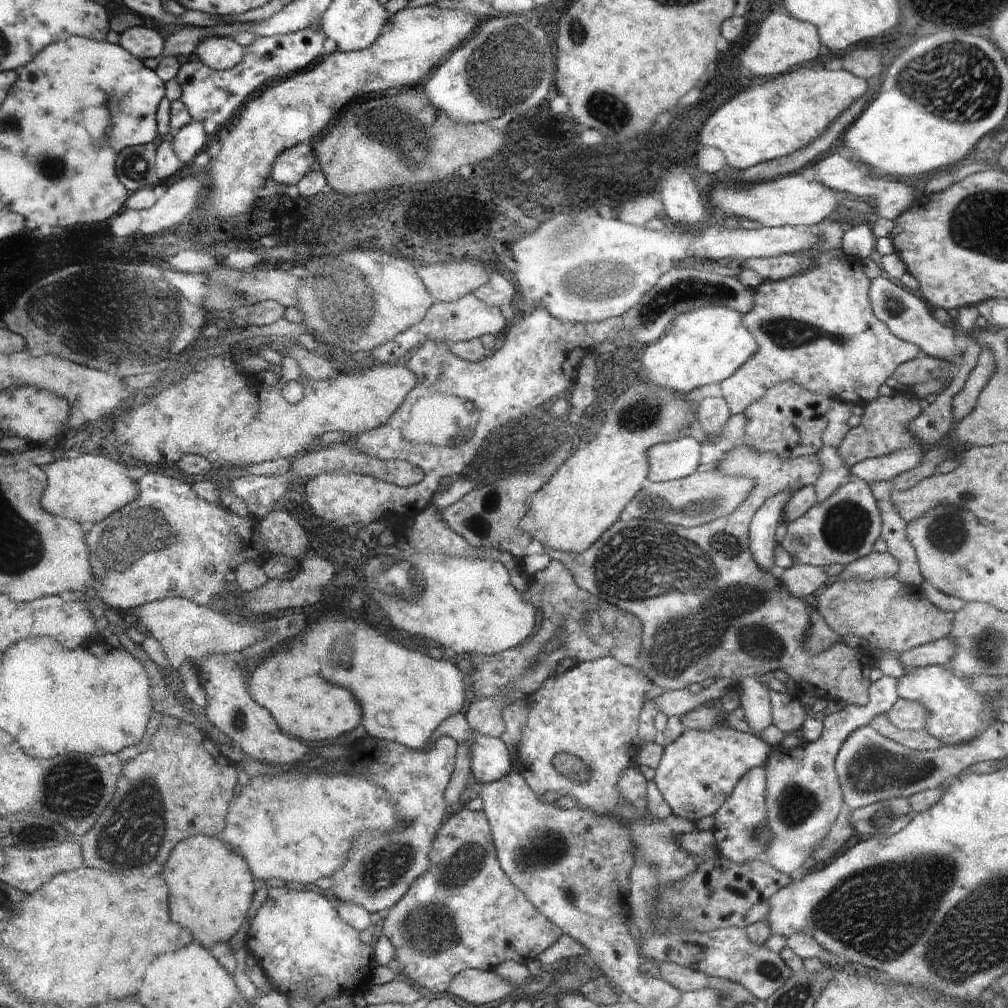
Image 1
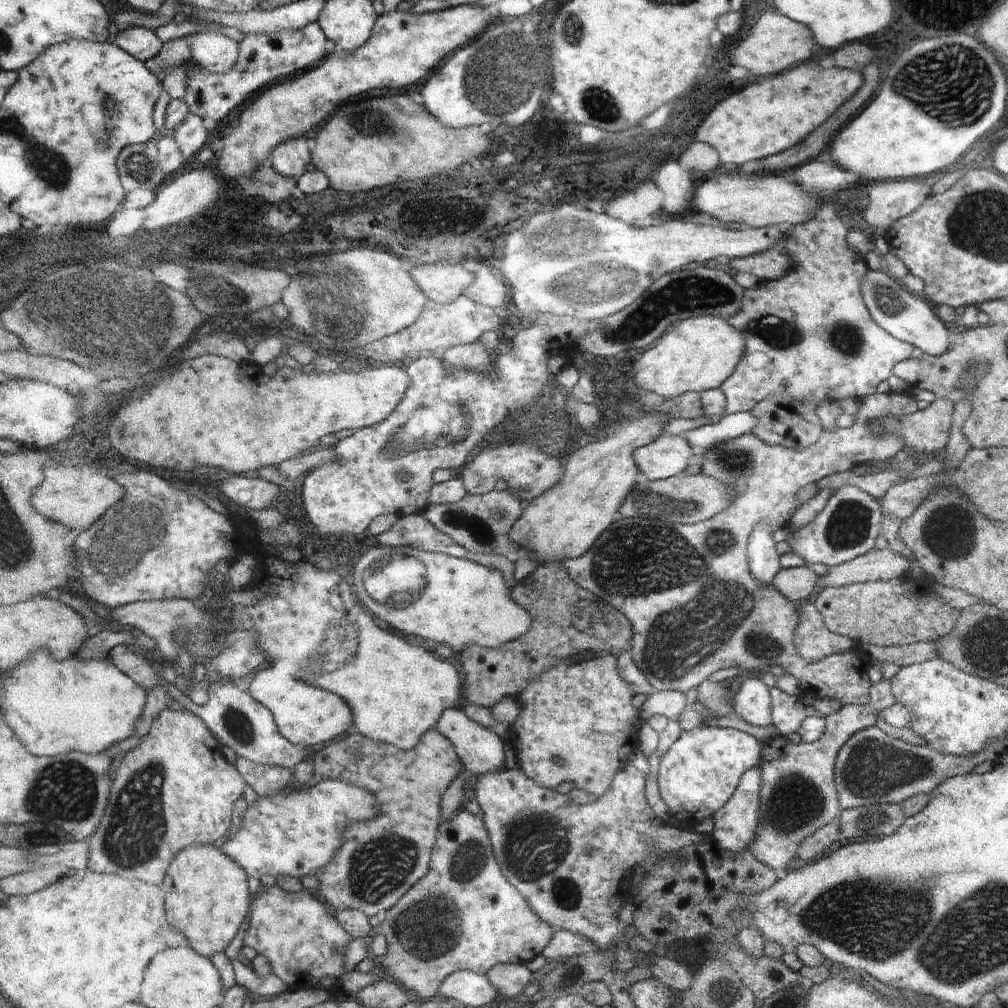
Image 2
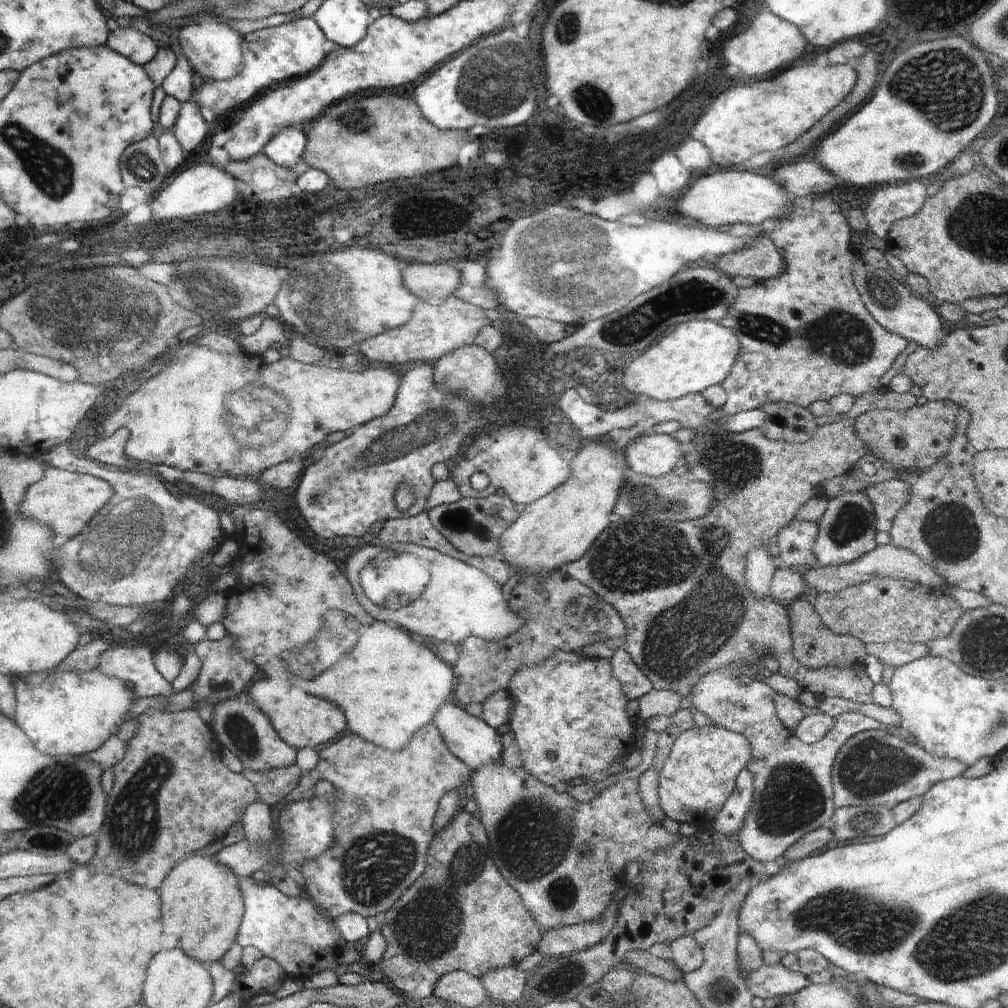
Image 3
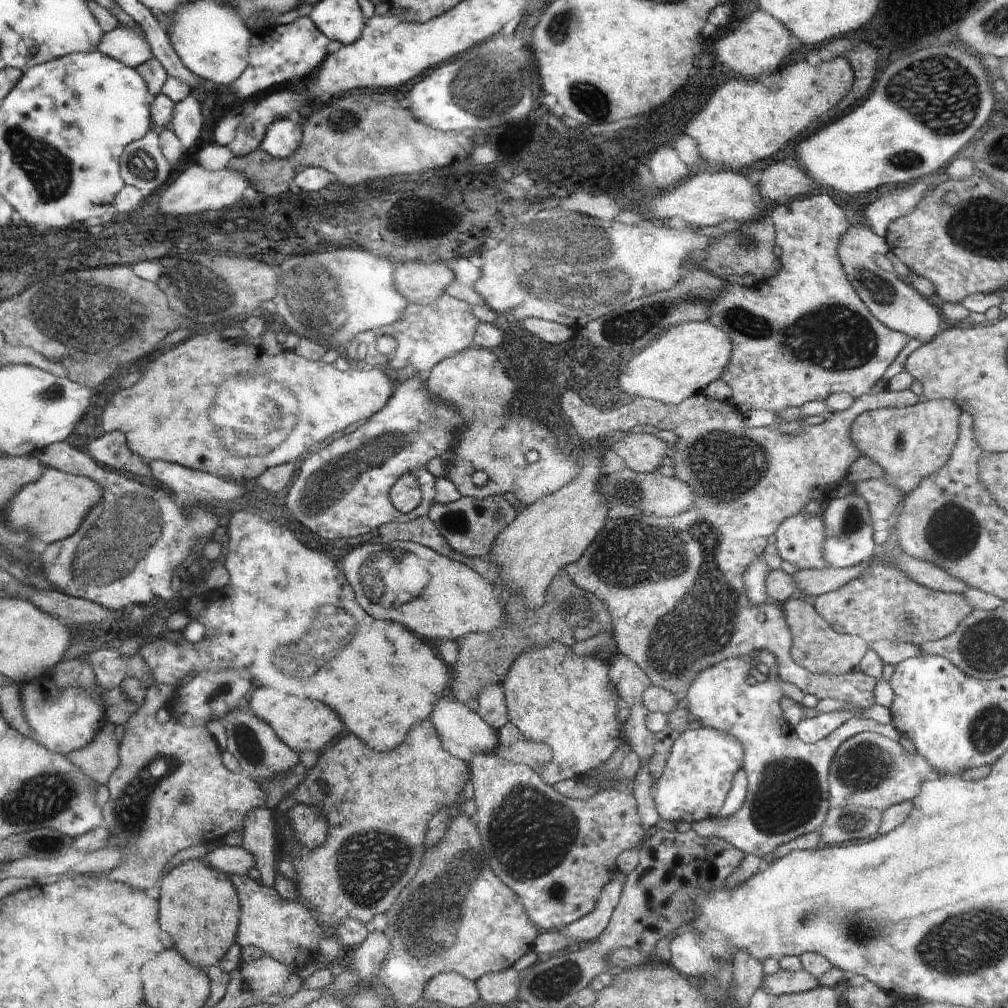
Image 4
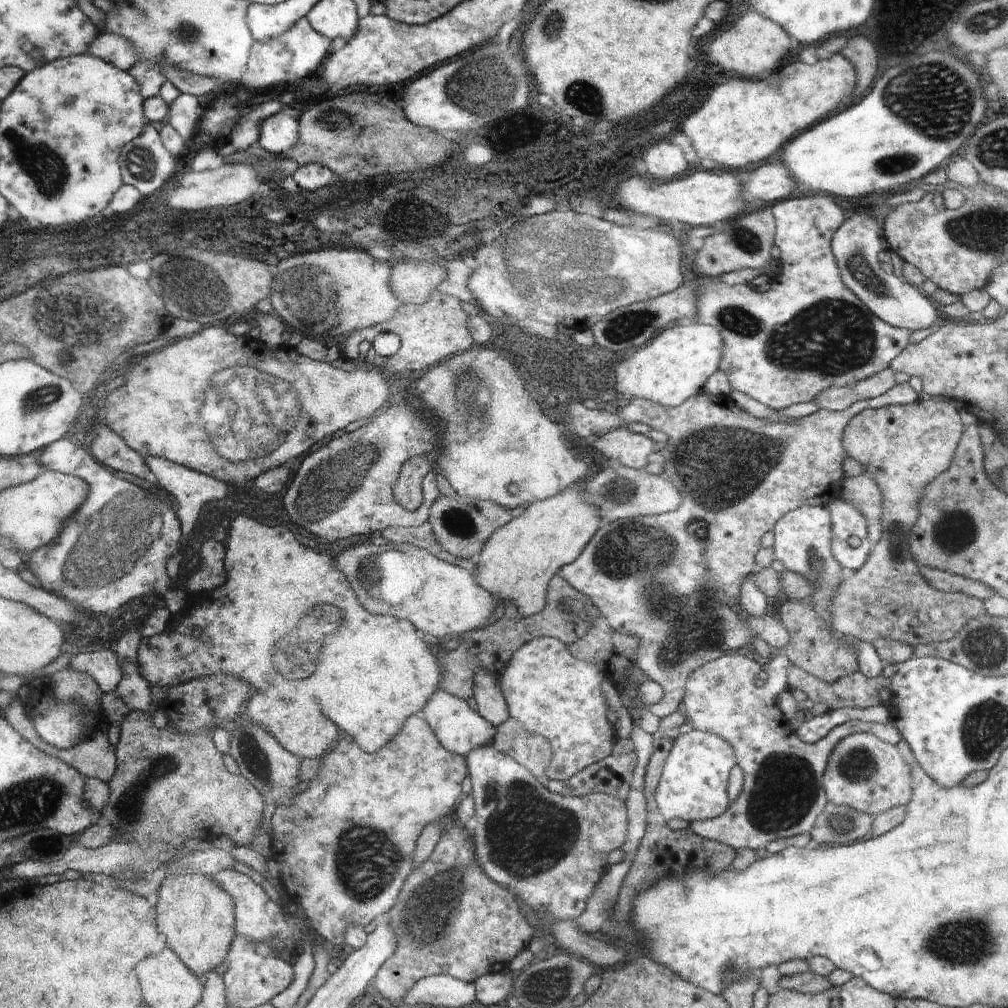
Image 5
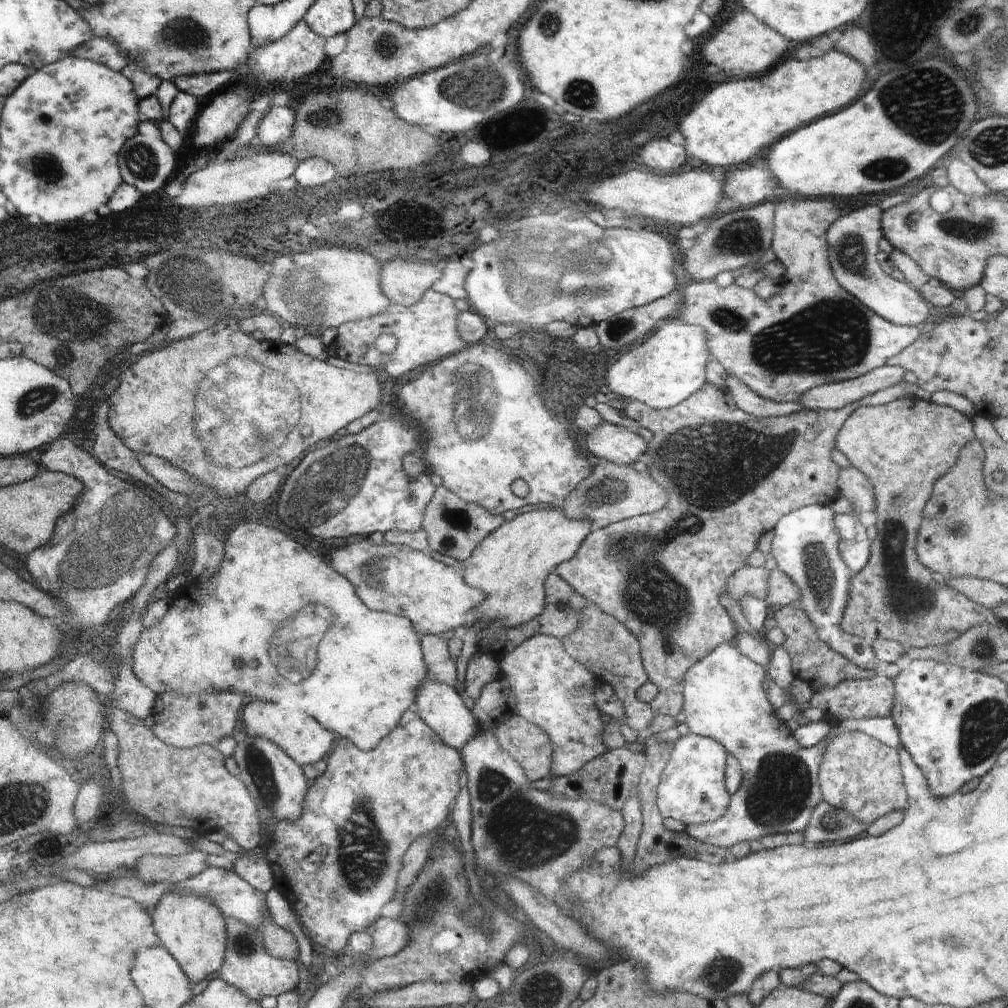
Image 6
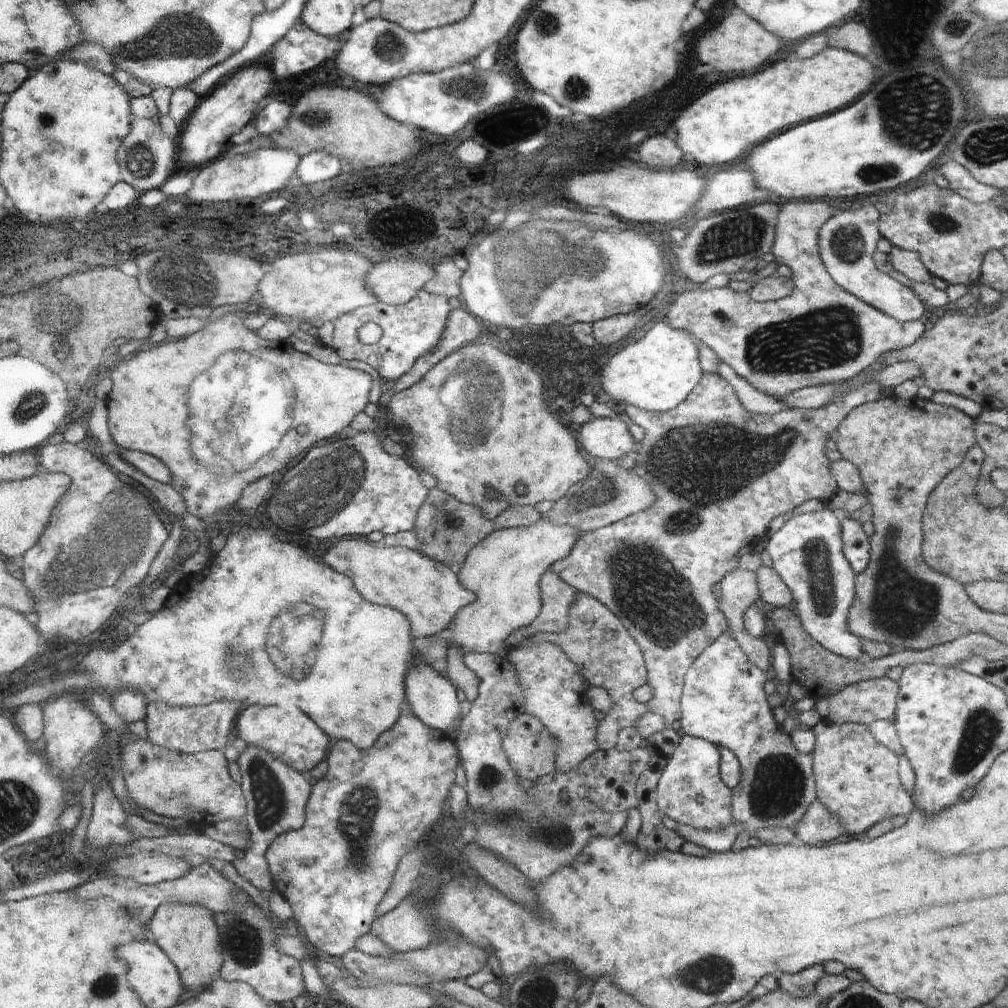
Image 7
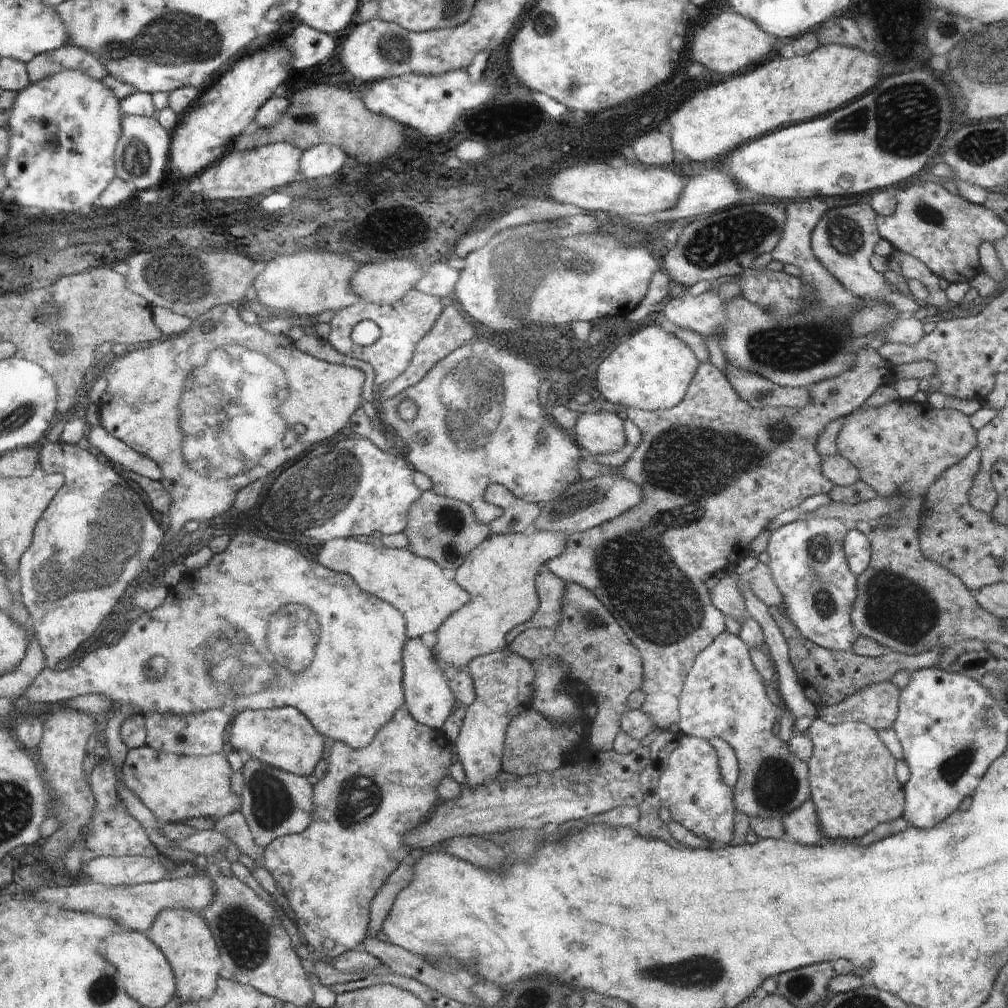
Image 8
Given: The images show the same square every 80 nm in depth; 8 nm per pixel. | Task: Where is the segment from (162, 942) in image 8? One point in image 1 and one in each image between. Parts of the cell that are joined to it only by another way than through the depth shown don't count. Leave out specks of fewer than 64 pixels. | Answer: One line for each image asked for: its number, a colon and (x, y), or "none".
1: (207, 881)
2: (206, 894)
3: (204, 905)
4: (200, 907)
5: (196, 914)
6: (193, 928)
7: (189, 933)

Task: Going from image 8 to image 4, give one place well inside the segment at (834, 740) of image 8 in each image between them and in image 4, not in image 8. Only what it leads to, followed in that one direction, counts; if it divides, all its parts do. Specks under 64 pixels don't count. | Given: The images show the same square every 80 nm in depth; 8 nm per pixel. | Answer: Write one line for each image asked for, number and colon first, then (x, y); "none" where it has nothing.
4: (870, 770)
5: (867, 774)
6: (858, 774)
7: (857, 781)

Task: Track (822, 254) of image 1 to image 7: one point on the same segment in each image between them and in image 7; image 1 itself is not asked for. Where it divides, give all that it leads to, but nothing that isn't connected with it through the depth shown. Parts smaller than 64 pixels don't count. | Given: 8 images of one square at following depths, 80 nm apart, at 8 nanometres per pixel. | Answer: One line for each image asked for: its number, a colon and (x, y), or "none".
2: (809, 336)
3: (806, 335)
4: (803, 334)
5: (809, 332)
6: (813, 332)
7: (820, 334)

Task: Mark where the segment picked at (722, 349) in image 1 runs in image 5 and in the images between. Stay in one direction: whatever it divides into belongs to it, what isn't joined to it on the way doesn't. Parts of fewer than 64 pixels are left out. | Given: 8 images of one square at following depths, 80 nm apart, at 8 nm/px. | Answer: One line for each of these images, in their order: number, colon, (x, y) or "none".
2: (701, 353)
3: (697, 354)
4: (683, 361)
5: (676, 364)

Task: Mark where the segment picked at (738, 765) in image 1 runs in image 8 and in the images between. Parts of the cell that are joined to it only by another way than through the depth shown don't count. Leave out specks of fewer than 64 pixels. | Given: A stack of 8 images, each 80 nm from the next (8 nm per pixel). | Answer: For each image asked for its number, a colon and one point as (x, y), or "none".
2: (696, 777)
3: (699, 774)
4: (697, 776)
5: (693, 786)
6: (692, 790)
7: (690, 791)
8: (691, 788)

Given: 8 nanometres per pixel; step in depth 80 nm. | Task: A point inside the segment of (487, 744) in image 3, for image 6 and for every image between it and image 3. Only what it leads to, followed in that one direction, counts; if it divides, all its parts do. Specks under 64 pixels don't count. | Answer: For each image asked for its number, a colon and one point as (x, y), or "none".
4: (463, 732)
5: (459, 728)
6: (440, 705)

